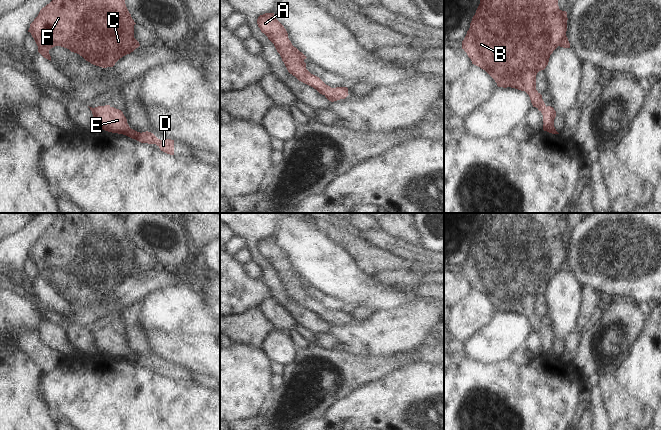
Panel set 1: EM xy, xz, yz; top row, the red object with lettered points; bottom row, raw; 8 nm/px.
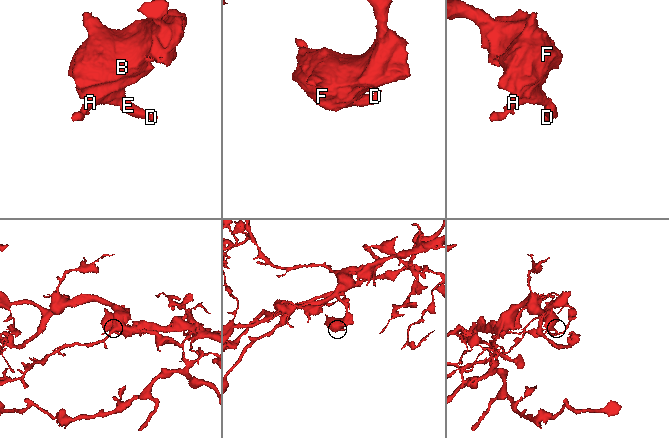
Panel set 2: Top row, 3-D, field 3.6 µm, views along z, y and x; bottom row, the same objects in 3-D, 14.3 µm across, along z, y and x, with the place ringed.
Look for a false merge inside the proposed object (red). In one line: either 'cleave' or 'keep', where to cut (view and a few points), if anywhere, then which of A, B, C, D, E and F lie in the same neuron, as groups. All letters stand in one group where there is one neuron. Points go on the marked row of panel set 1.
keep; cut none; groups A B C D E F

